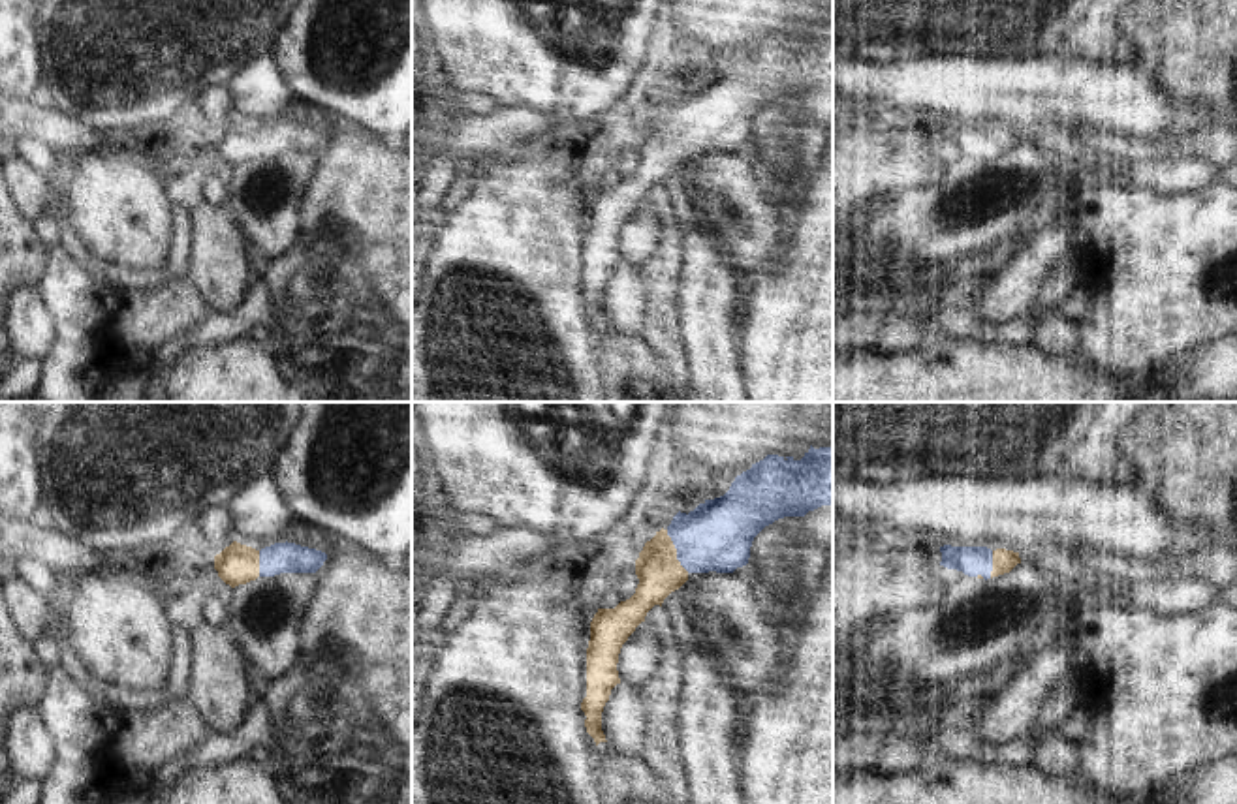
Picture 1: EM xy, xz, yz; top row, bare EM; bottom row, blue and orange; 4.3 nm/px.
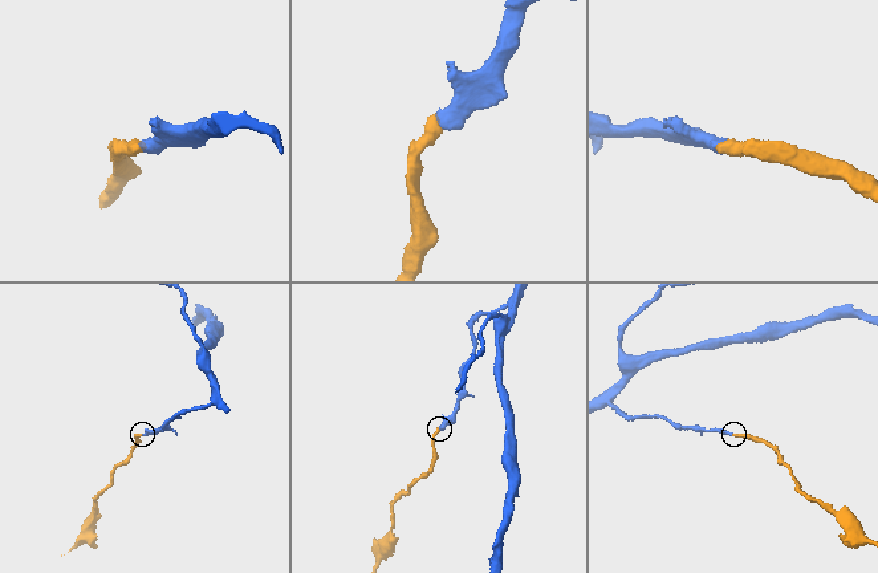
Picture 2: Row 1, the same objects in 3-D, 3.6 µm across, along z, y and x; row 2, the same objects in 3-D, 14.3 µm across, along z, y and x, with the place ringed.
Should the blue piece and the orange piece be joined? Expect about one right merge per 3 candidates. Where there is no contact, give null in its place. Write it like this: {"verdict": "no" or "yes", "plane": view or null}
{"verdict": "yes", "plane": "xz"}

